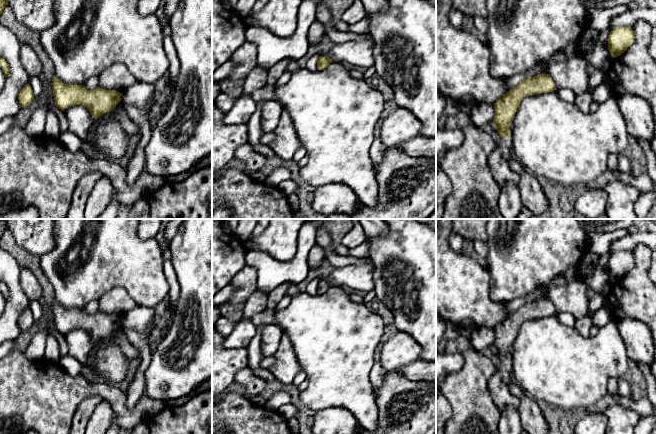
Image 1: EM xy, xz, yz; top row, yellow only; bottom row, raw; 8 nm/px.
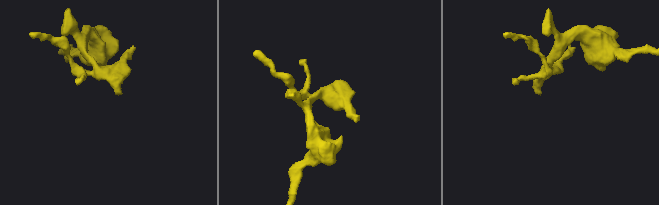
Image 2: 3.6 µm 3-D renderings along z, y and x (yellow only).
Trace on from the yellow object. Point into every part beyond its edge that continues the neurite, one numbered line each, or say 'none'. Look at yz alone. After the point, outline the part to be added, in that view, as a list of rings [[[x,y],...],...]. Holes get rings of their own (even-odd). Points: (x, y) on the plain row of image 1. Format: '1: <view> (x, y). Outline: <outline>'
1: yz (499, 384). Outline: [[[499,361],[497,372],[488,381],[488,389],[500,414],[507,406],[518,410],[520,402],[510,392],[510,374],[512,373],[511,361]]]

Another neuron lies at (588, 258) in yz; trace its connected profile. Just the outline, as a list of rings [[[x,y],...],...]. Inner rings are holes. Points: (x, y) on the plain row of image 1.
[[[584,250],[581,258],[578,260],[578,263],[576,265],[576,273],[578,276],[583,277],[586,275],[588,268],[593,266],[599,265],[599,257],[597,254],[589,251]]]

